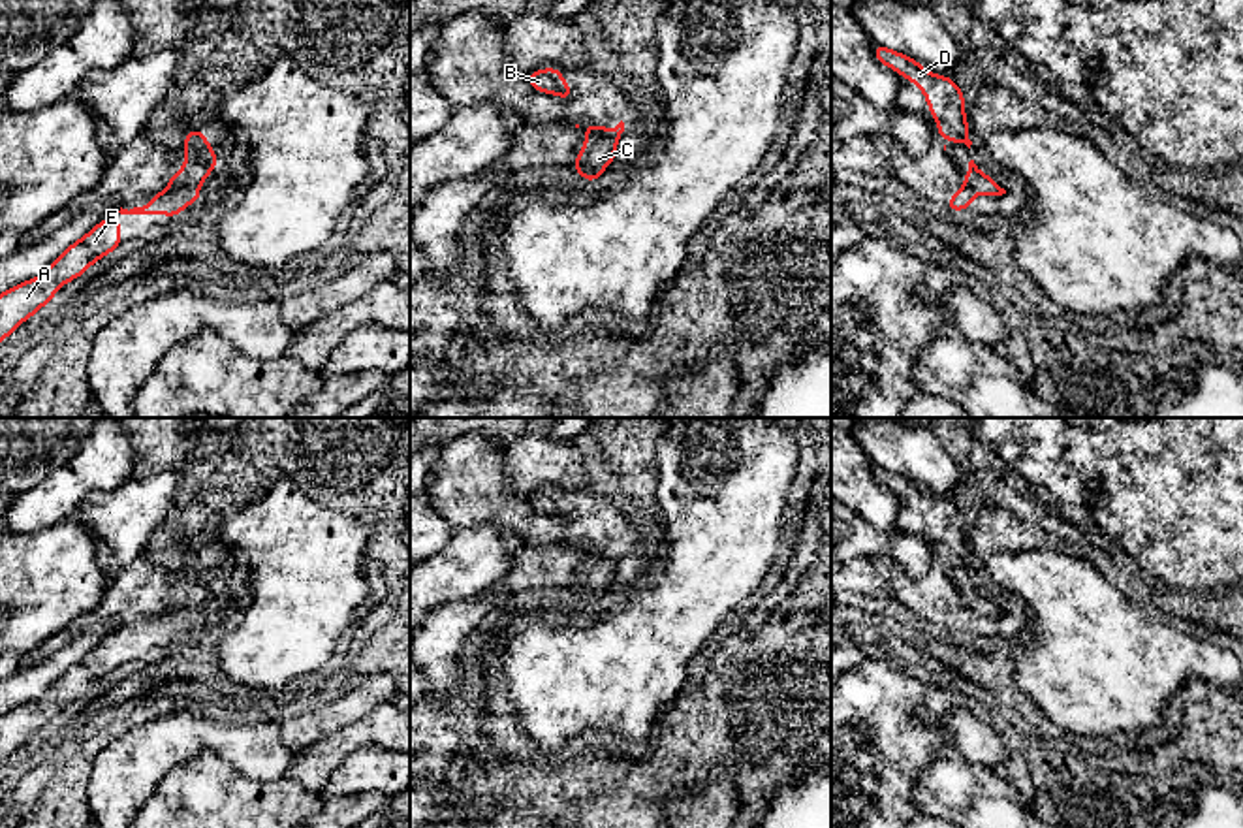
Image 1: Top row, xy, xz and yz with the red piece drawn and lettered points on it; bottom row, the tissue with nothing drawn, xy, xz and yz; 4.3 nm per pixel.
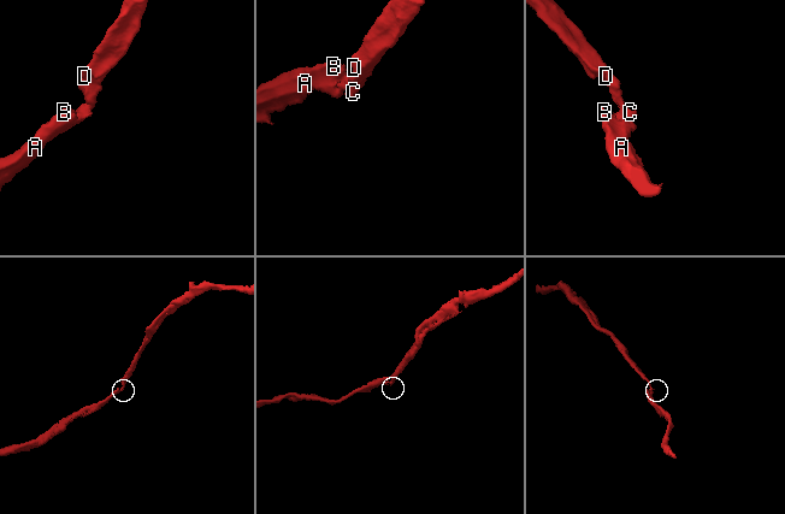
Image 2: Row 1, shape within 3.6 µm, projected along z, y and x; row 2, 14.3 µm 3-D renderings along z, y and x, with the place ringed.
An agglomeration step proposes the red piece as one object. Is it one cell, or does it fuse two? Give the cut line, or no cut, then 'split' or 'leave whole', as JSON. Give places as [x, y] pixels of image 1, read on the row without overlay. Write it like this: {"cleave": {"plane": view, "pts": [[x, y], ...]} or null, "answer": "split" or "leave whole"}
{"cleave": {"plane": "xy", "pts": [[198, 605], [168, 612]]}, "answer": "split"}

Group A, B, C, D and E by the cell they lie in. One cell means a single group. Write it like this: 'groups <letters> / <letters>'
groups A B E / C D

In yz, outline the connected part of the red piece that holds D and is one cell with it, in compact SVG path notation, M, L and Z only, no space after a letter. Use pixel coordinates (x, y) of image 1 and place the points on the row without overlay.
M874 467L873 476L923 512L933 540L942 546L933 555L953 565L965 565L970 570L972 563L968 561L968 544L963 533L965 518L952 499L935 497L914 480L884 467Z

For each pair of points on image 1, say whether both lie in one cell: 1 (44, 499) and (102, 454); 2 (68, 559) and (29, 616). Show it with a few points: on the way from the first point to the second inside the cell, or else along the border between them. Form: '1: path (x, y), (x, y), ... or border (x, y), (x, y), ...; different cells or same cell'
1: path (59, 495), (87, 469); same cell
2: path (55, 573), (31, 603); same cell

